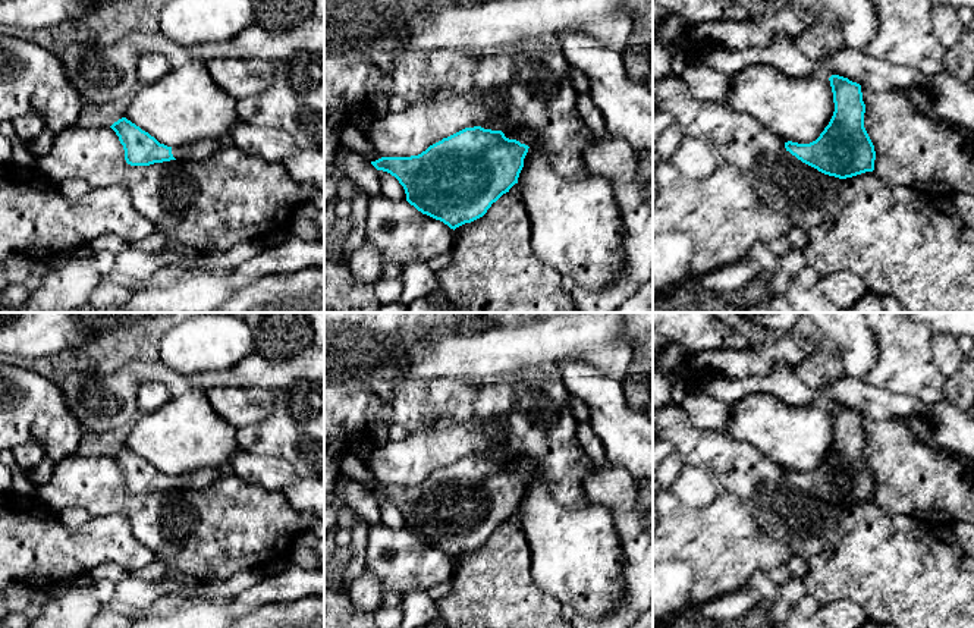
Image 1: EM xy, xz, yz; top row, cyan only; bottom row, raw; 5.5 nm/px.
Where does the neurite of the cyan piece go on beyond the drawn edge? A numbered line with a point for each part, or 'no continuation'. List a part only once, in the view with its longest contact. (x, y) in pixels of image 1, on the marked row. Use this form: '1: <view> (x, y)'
1: xz (522, 134)

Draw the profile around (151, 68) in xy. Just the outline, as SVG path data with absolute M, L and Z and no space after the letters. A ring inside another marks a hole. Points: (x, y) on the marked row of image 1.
M145 54L138 63L138 81L144 85L154 84L160 81L170 69L170 60L164 54Z

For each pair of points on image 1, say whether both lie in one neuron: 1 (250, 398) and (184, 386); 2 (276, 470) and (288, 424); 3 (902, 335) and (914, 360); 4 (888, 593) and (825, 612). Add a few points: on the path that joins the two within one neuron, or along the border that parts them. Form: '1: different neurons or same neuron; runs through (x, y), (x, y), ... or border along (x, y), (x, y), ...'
1: different neurons; border along (241, 386), (213, 386), (206, 392)
2: different neurons; border along (245, 451), (280, 457), (298, 476)
3: same neuron; runs through (902, 341), (908, 354)
4: different neurons; border along (820, 605), (850, 599), (864, 612)

